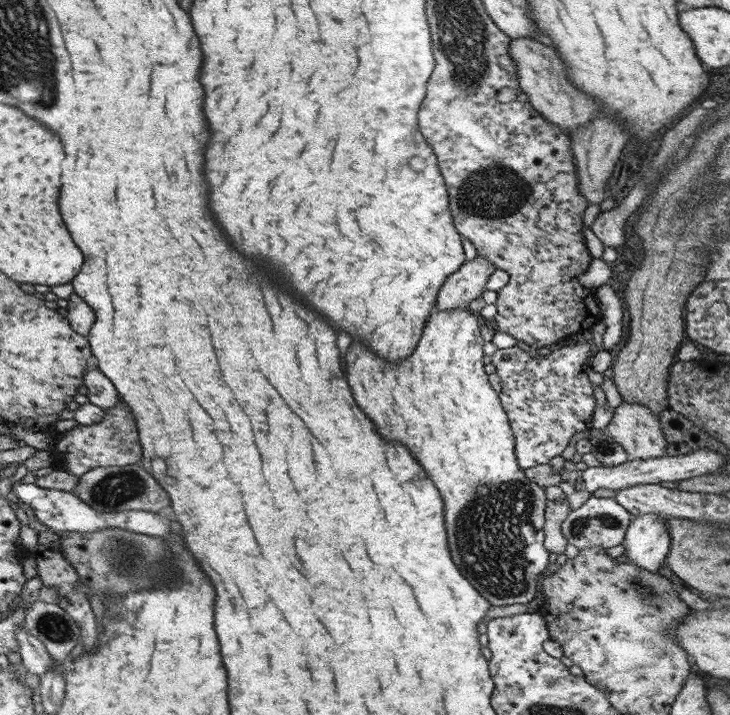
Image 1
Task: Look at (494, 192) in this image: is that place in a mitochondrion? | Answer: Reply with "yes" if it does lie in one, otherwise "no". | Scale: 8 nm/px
yes

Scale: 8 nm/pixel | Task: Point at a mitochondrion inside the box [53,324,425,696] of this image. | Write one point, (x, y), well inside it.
(131, 560)

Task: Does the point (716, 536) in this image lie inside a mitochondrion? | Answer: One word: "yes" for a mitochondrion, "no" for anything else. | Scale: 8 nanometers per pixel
yes

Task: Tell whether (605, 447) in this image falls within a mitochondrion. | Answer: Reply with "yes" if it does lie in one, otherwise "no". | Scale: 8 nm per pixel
yes

